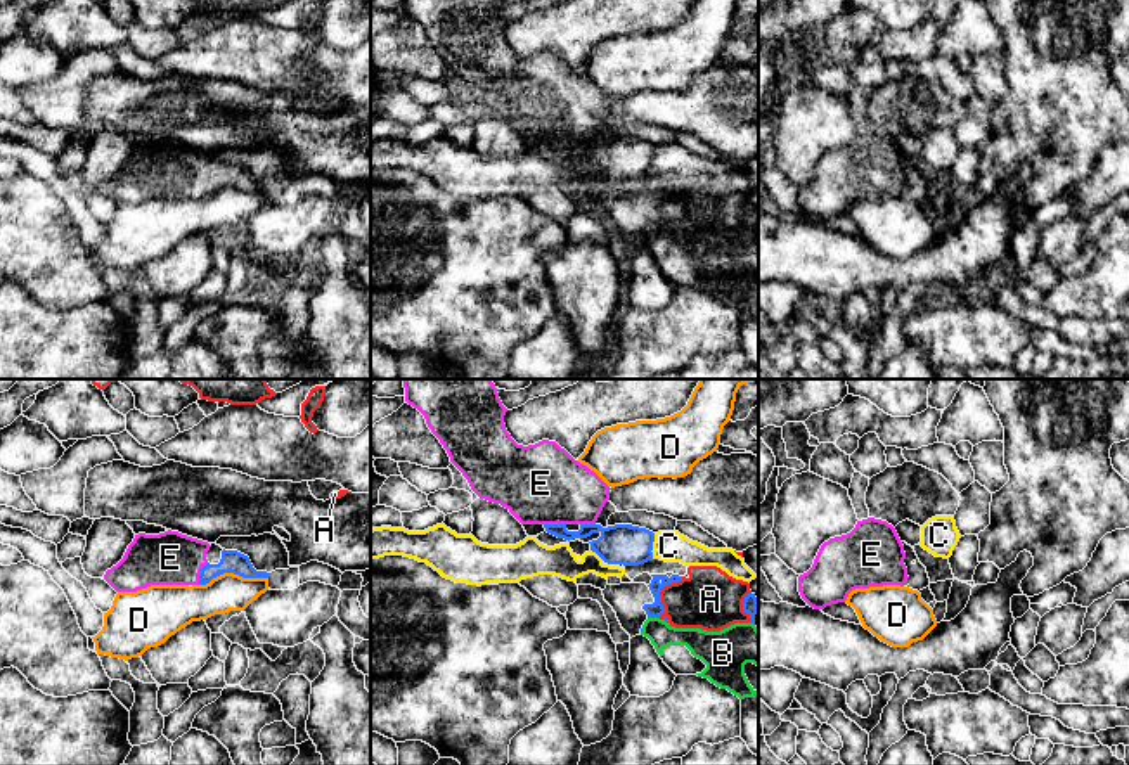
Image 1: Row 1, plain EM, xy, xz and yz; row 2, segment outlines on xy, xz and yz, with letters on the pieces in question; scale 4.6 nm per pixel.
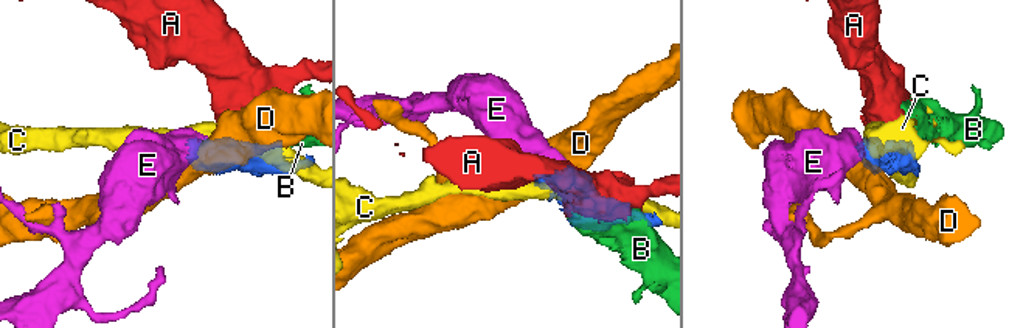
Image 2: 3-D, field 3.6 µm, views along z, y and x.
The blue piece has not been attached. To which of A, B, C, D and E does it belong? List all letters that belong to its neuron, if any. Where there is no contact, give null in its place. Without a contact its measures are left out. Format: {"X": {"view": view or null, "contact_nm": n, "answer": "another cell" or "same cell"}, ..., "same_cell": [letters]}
{"A": {"view": "xz", "contact_nm": 220, "answer": "another cell"}, "B": {"view": "xz", "contact_nm": 50, "answer": "another cell"}, "C": {"view": "xz", "contact_nm": 120, "answer": "another cell"}, "D": {"view": "xy", "contact_nm": 320, "answer": "another cell"}, "E": {"view": "xy", "contact_nm": 120, "answer": "same cell"}, "same_cell": ["E"]}

